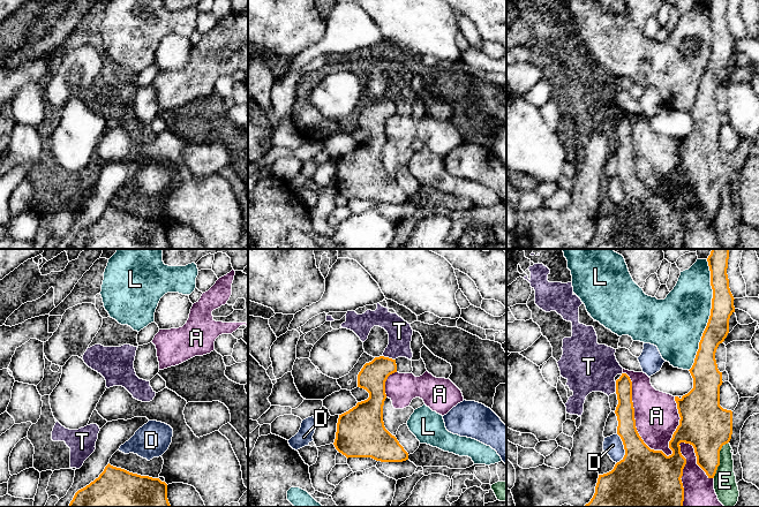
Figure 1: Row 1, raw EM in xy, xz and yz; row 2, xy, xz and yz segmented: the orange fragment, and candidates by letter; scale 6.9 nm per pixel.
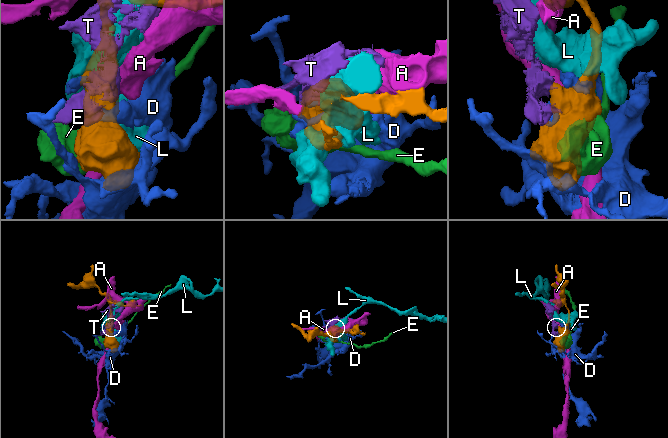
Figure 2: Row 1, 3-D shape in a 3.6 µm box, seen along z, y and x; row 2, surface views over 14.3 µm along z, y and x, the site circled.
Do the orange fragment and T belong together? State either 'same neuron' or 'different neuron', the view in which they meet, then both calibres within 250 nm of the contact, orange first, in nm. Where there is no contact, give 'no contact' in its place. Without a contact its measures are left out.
different neuron | xz | 190/160 nm

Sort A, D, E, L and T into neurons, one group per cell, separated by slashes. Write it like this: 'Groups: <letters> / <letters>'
Groups: A / D / E / L / T

